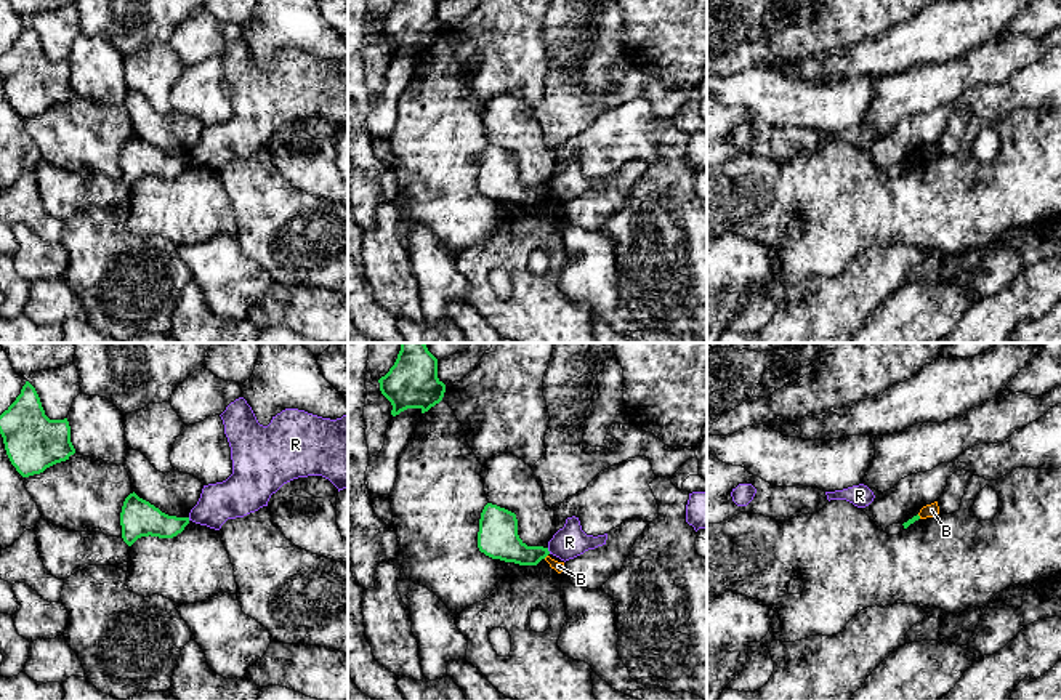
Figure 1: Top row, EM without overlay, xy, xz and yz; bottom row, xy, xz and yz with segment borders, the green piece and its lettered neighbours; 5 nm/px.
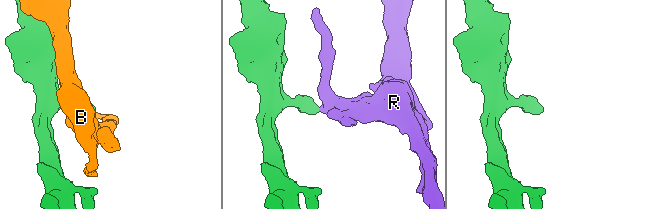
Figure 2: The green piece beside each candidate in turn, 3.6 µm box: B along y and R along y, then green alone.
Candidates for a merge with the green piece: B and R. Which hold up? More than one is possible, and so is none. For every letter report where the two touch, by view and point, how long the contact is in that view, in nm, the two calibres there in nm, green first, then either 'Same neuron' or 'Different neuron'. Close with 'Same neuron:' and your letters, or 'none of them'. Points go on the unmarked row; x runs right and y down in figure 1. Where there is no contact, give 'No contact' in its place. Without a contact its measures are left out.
B: Touches green at xz (545, 197). Shared border 30 nm. Thickness 200 nm (green) against 50 nm. Different neuron
R: Touches green at xz (548, 193). Shared border 40 nm. Thickness 190 nm (green) against 160 nm. Different neuron
Same neuron: none of them

